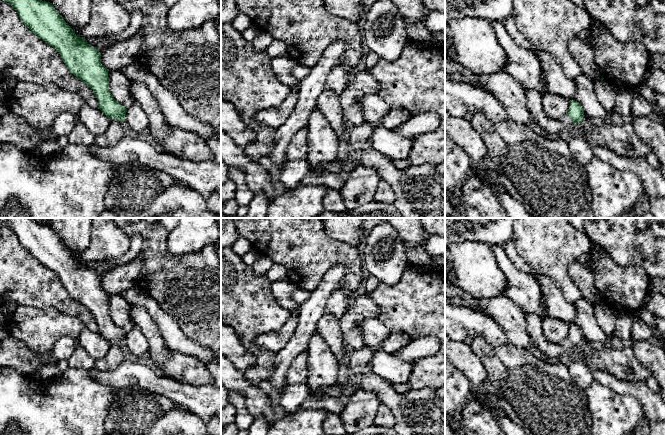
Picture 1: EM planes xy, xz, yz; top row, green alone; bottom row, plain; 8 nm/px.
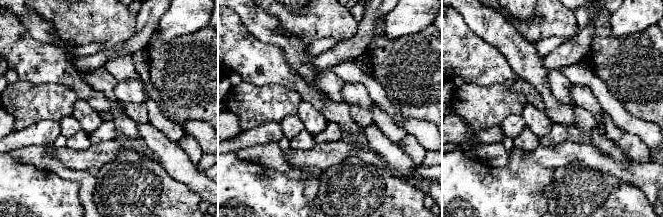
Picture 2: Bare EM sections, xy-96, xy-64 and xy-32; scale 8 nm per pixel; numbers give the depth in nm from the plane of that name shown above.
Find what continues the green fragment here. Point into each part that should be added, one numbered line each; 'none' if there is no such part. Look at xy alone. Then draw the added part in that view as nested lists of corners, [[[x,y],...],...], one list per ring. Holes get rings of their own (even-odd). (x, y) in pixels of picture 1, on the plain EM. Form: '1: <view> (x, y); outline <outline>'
none

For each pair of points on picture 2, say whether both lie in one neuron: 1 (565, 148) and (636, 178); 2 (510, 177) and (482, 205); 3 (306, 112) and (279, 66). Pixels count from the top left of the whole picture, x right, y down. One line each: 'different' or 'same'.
1: same
2: same
3: different

